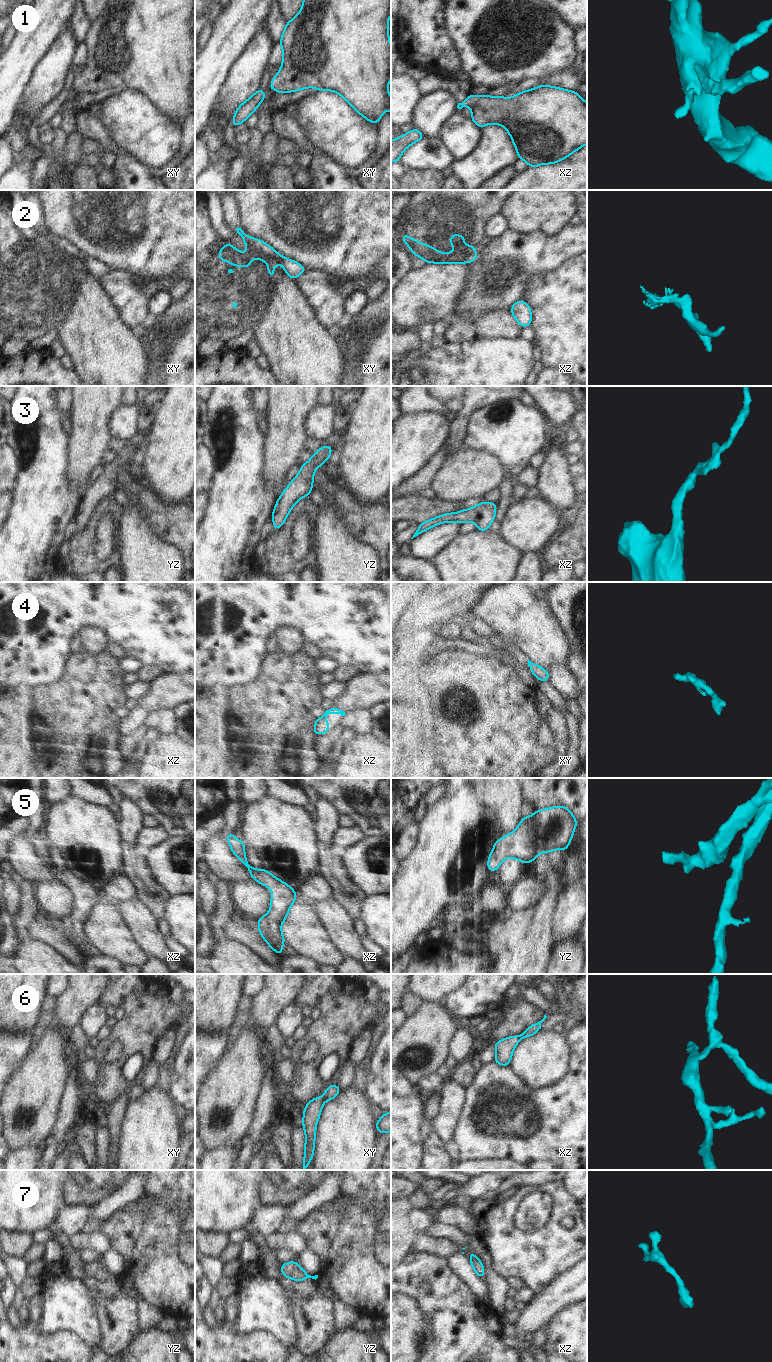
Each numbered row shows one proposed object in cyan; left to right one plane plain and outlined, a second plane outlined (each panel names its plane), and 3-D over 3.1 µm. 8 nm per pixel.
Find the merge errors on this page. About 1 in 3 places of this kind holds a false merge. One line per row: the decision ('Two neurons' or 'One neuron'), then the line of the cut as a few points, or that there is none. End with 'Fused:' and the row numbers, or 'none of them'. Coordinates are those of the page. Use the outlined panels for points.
1: One neuron. No split
2: Two neurons. Split along xz (474, 252), (467, 258), (466, 262)
3: One neuron. No split
4: One neuron. No split
5: One neuron. No split
6: Two neurons. Split along xy (323, 1097), (325, 1100)
7: One neuron. No split
Fused: 2, 6

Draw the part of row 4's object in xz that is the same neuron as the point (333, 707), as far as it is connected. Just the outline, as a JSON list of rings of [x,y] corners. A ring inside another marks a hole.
[[[335,706],[326,710],[321,717],[316,718],[316,722],[313,729],[313,733],[315,735],[325,734],[329,730],[329,721],[324,719],[324,717],[328,714],[341,714],[342,716],[345,716],[345,712],[336,708]]]

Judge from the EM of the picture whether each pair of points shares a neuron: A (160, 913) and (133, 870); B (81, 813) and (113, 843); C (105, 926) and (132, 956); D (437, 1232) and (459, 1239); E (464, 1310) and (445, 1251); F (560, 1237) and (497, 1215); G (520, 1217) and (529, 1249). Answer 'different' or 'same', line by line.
A: same
B: same
C: same
D: same
E: different
F: same
G: different

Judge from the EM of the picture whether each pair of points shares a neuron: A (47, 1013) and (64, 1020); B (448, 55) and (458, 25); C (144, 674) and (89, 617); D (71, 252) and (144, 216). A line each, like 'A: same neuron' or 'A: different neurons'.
A: different neurons
B: different neurons
C: different neurons
D: different neurons

